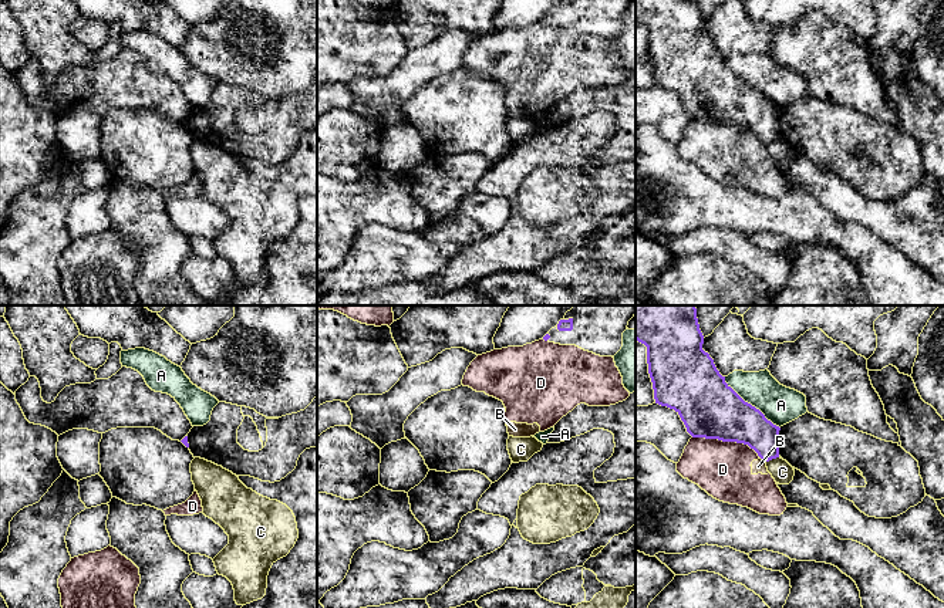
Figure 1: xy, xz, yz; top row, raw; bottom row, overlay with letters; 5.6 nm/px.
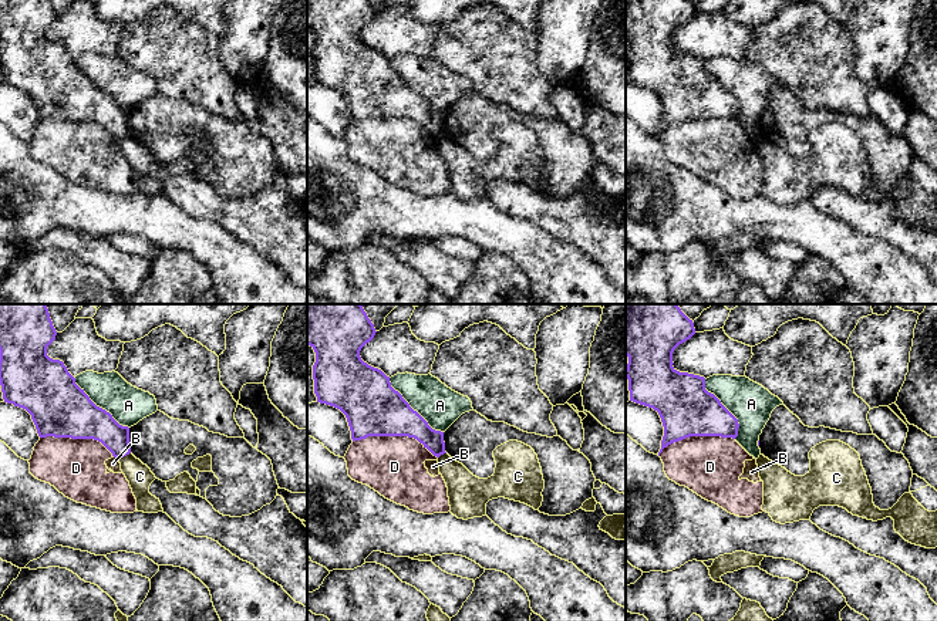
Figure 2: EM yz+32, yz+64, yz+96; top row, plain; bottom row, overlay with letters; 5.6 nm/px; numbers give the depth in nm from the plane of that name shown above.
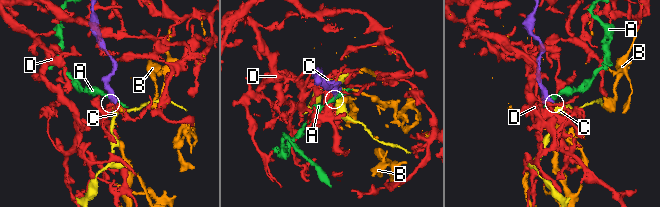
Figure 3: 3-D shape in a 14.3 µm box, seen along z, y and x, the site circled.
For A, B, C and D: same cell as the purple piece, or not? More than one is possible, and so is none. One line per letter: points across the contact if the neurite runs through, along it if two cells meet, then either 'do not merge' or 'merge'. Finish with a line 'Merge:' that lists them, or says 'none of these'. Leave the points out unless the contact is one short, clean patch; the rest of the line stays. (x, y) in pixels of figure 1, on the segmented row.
A: do not merge
B: do not merge
C: do not merge
D: do not merge
Merge: none of these

